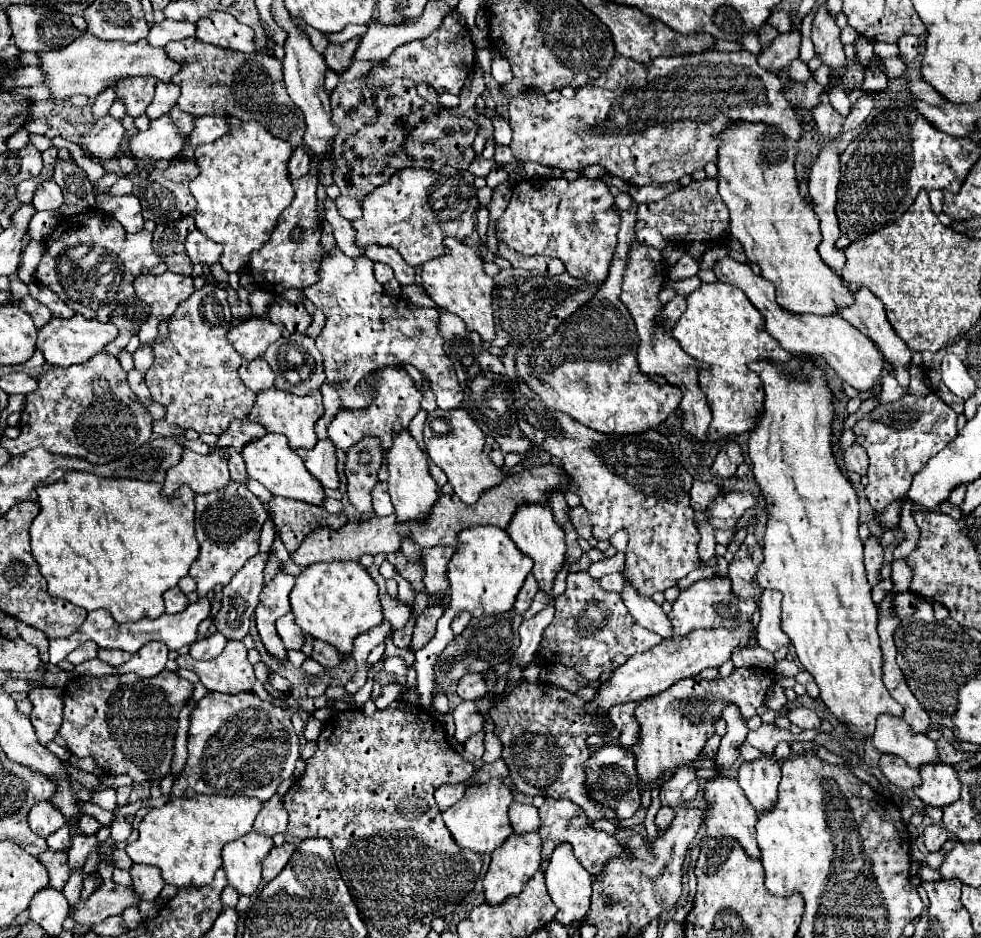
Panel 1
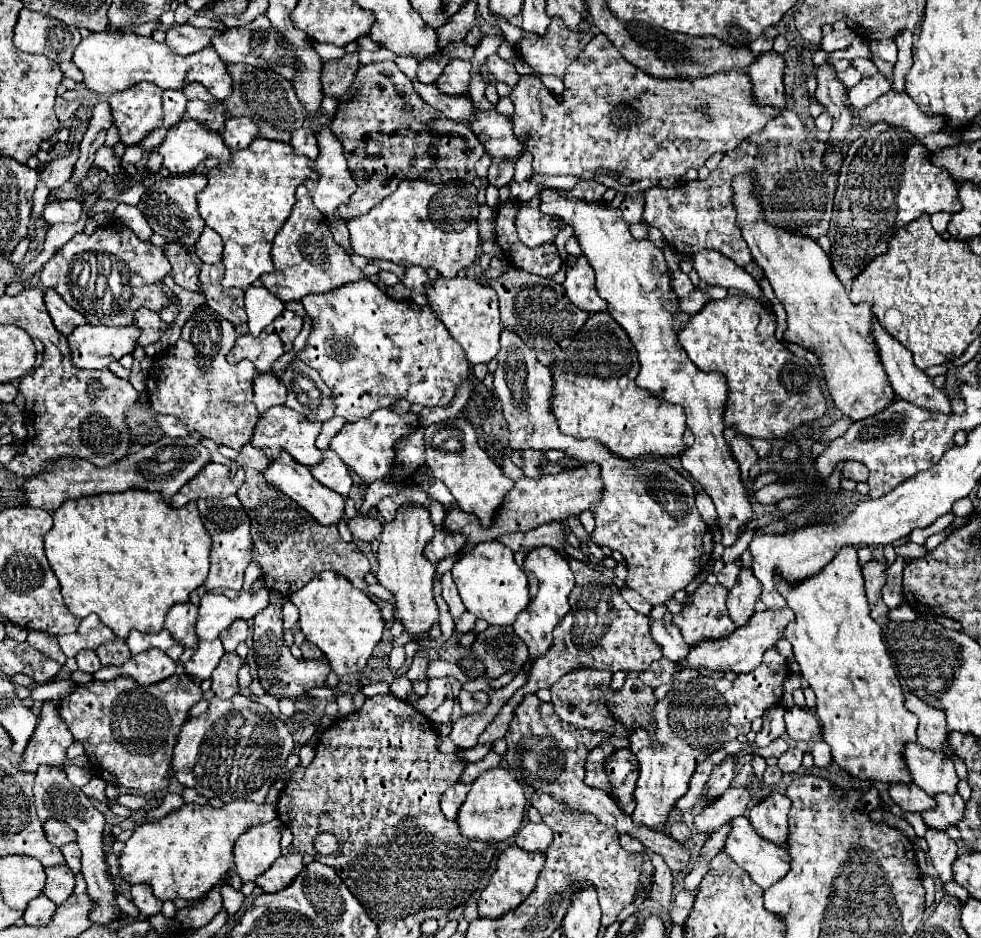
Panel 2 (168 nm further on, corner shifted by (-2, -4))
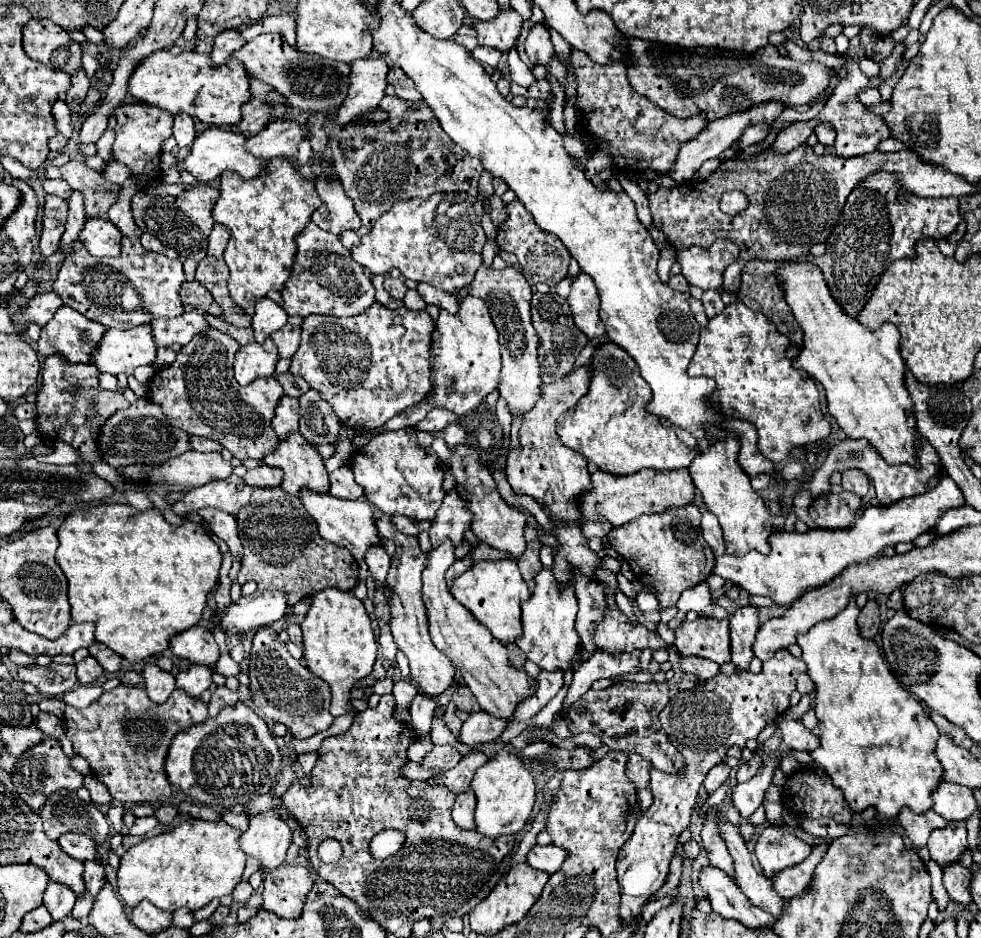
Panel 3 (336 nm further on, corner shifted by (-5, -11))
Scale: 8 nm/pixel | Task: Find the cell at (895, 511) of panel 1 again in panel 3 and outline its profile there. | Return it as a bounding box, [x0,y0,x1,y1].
[716,474,964,606]

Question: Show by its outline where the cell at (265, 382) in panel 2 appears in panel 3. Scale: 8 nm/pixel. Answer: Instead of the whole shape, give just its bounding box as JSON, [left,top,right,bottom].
[272,396,298,438]

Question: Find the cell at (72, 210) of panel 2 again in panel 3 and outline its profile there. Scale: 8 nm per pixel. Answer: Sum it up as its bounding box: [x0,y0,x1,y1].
[80,218,122,256]

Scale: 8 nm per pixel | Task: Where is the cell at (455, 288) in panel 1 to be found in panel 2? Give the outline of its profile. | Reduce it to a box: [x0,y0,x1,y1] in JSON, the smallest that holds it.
[427,277,499,365]

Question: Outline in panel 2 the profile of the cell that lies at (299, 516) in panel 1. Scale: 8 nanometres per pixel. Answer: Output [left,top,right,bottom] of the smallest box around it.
[237,469,371,595]

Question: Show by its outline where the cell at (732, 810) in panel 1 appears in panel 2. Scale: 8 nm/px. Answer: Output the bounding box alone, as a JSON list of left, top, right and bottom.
[725,817,789,889]

